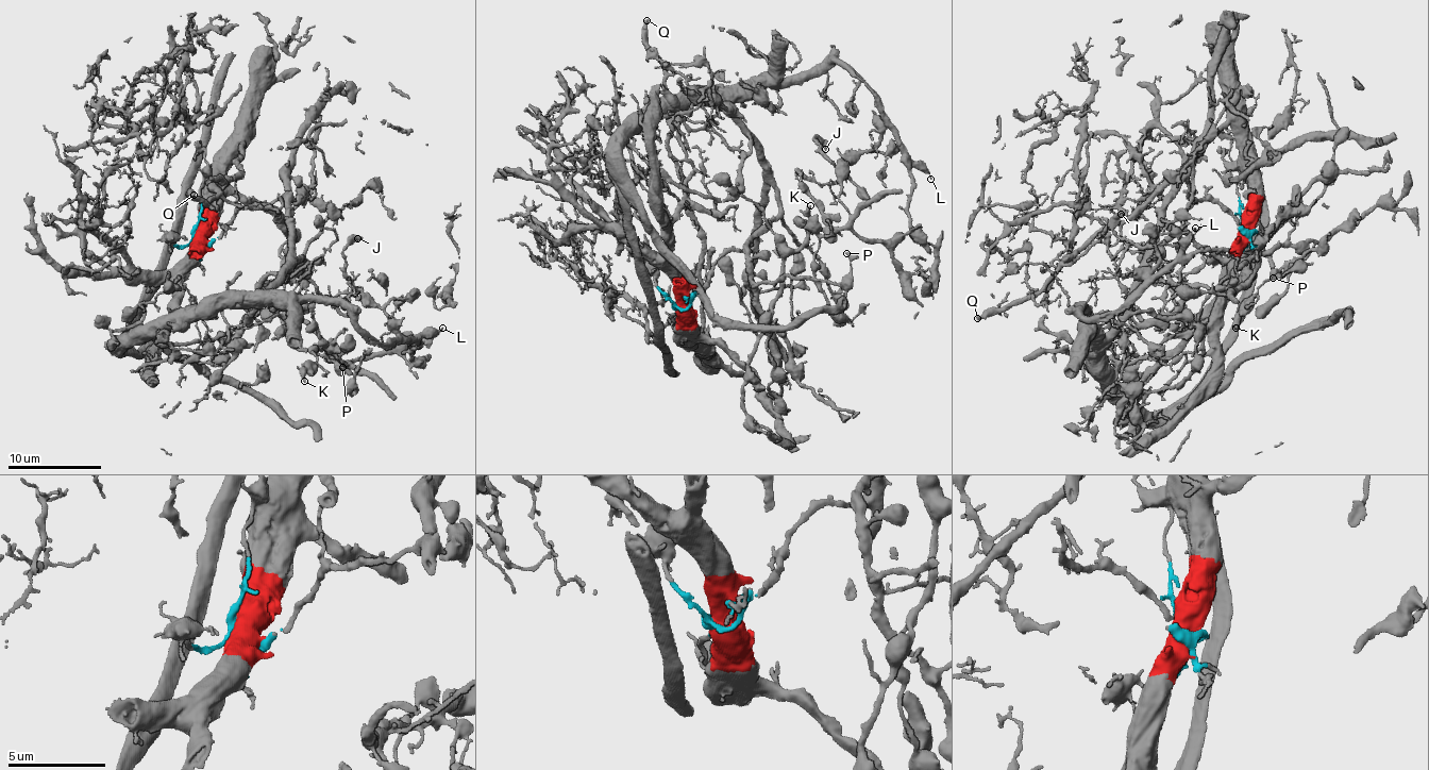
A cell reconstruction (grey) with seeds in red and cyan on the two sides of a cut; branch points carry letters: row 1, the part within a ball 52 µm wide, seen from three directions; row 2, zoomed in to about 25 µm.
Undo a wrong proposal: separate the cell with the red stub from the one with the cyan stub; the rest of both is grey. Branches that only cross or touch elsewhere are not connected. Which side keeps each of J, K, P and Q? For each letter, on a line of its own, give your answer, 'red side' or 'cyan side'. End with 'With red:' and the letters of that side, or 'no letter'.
J: cyan side
K: cyan side
P: cyan side
Q: red side
With red: Q

